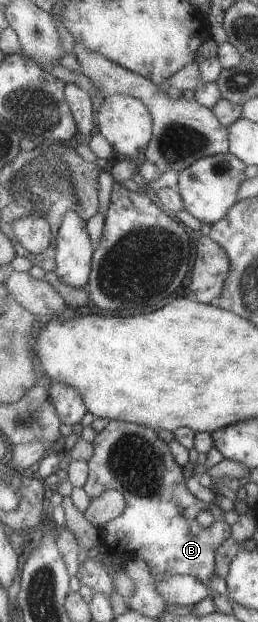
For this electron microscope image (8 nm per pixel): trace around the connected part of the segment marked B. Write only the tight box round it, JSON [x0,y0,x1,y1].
[81,420,230,596]

